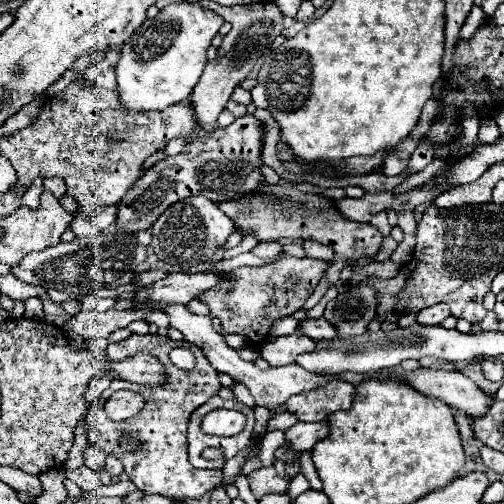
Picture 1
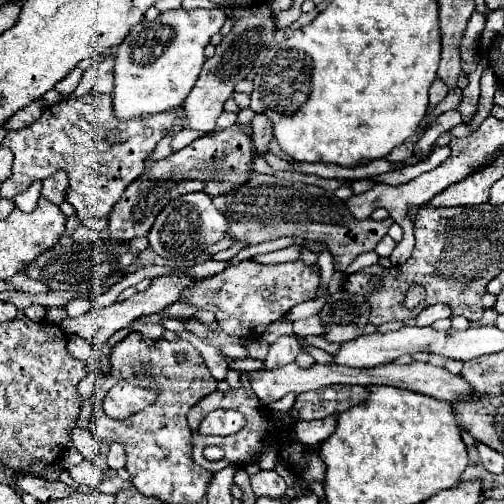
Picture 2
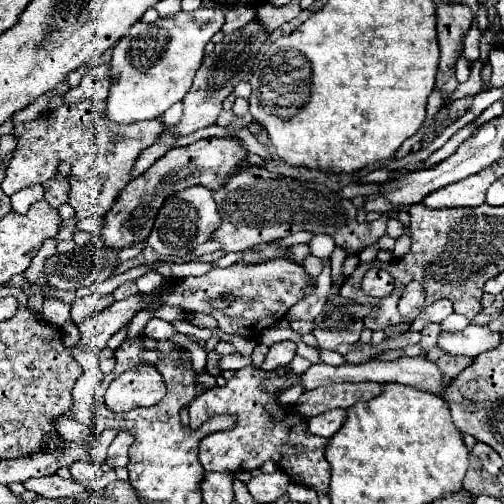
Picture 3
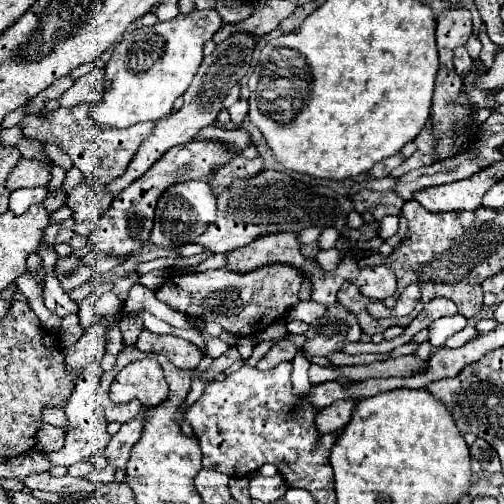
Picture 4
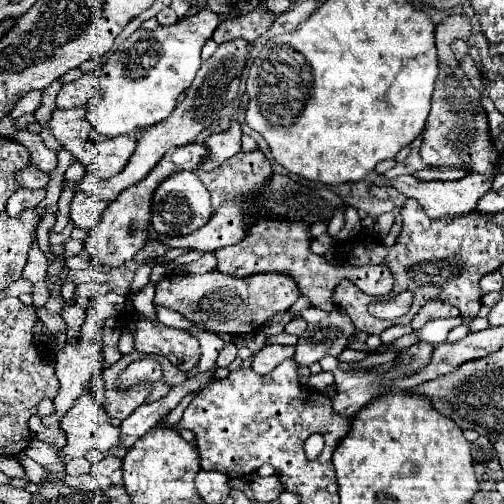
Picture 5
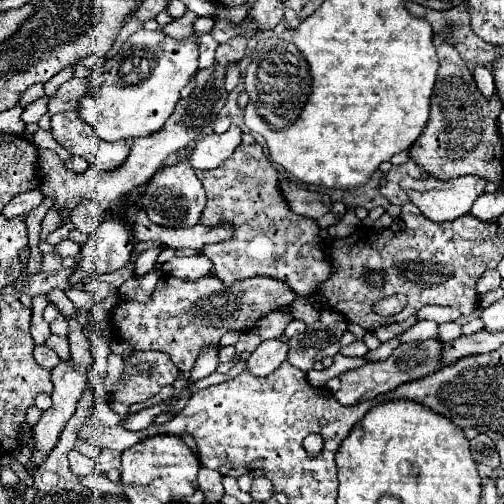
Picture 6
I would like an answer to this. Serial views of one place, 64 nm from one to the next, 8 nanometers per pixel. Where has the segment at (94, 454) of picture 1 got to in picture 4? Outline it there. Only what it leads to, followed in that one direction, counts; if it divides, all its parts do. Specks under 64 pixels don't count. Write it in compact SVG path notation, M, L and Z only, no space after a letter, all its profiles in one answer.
M46 408L42 420L44 420L46 424L52 424L52 426L56 426L56 428L68 432L68 420L66 420L66 414L64 414L62 408L52 408L52 410Z

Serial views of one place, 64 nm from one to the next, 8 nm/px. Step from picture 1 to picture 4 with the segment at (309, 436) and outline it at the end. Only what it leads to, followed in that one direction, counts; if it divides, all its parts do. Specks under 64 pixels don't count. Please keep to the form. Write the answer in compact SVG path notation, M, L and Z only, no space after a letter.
M338 400L336 404L332 404L332 406L324 408L322 412L318 412L316 430L320 434L340 432L348 424L354 404L356 404L356 400Z

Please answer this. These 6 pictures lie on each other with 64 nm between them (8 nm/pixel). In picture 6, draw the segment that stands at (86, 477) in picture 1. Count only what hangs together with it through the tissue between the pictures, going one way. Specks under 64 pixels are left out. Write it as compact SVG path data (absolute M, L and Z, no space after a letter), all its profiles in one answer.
M78 450L68 452L68 462L70 462L70 472L74 476L88 476L94 472L94 466L96 466L96 460L80 454Z

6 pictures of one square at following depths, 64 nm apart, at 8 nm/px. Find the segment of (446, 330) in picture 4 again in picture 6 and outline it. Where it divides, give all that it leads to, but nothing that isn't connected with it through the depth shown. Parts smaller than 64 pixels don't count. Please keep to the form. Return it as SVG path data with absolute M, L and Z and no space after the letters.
M416 322L408 332L398 336L402 342L418 342L428 338L438 338L438 324L436 322Z

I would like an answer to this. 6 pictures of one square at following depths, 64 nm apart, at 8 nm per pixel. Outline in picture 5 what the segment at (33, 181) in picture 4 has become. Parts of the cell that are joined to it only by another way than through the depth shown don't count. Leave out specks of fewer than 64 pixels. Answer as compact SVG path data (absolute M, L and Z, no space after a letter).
M28 164L15 175L15 178L16 184L20 188L28 188L30 190L45 188L49 182L48 174L42 172L33 164Z

